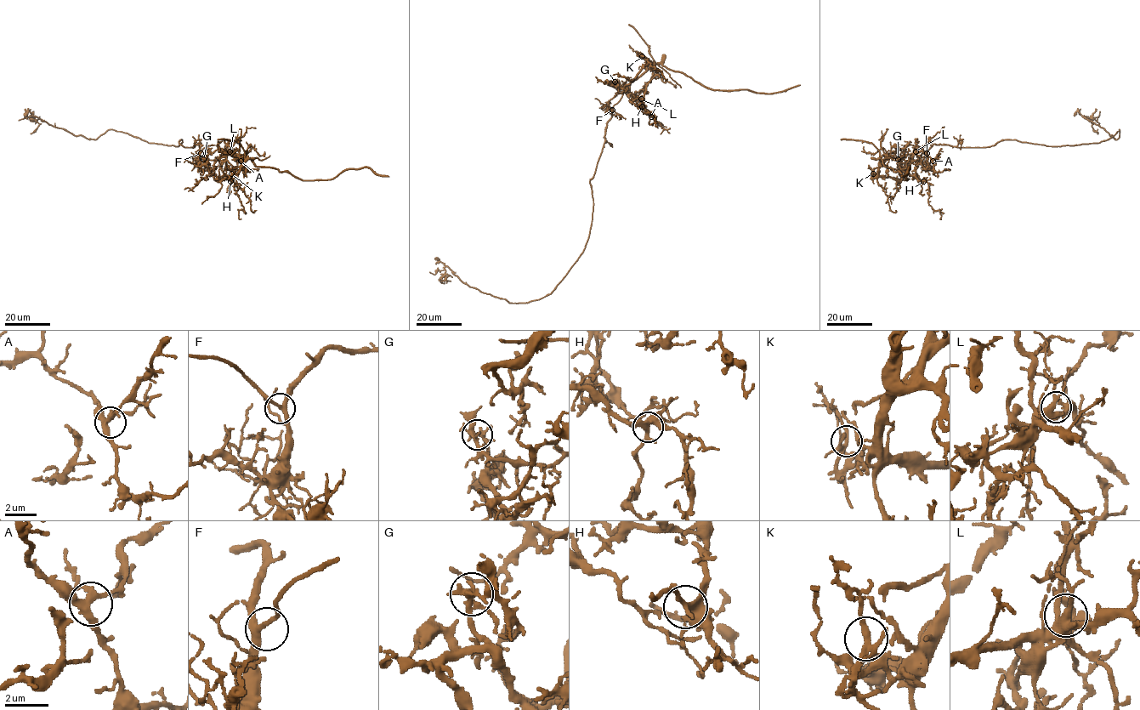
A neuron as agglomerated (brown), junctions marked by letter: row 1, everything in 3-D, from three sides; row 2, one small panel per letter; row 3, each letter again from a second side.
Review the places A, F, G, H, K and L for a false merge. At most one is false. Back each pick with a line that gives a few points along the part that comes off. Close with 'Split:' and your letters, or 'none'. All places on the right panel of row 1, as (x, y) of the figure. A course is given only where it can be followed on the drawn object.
G: course (898, 158), (925, 162), (934, 144), (1071, 145), (1097, 143), (1119, 129), (1120, 136), (1083, 116), (1097, 134)
Split: G

